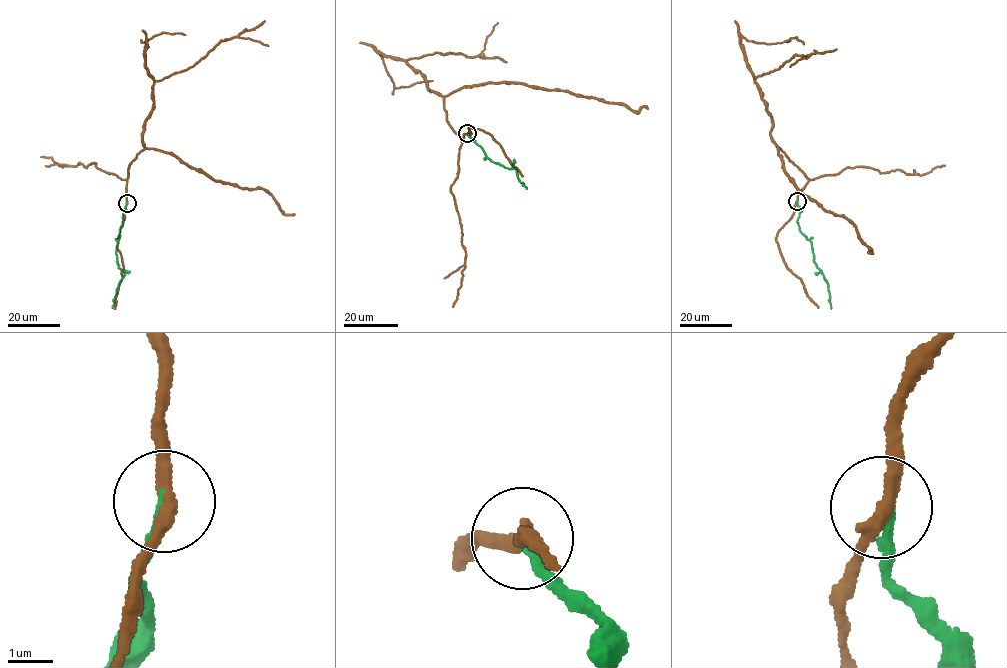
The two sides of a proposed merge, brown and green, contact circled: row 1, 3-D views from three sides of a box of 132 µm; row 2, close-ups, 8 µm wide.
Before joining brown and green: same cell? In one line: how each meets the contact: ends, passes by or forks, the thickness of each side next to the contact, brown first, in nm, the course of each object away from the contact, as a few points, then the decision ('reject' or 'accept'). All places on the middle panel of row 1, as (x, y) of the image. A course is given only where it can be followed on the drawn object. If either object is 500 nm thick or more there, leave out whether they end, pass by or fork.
brown passes by; green ends there; 280 nm thick on the brown side, 220 nm on the other; brown runs (467, 133), (460, 139), (447, 121), (443, 97), (427, 89), (425, 79), (406, 61), (450, 52), (507, 62); green runs (467, 134), (491, 161), (517, 170), (519, 181), (526, 189); reject

